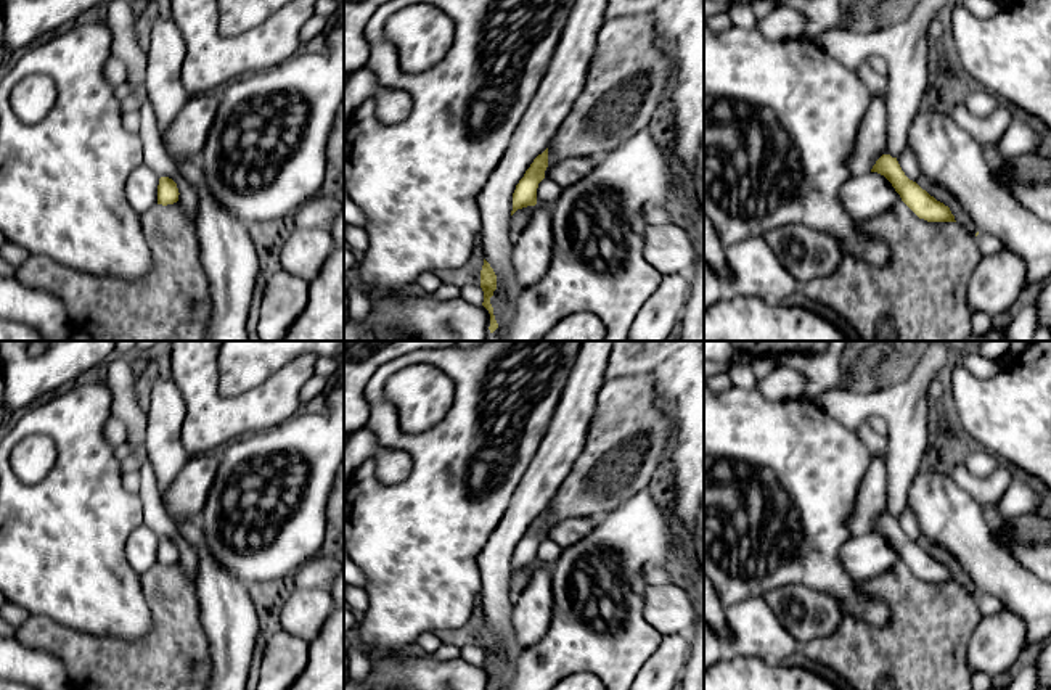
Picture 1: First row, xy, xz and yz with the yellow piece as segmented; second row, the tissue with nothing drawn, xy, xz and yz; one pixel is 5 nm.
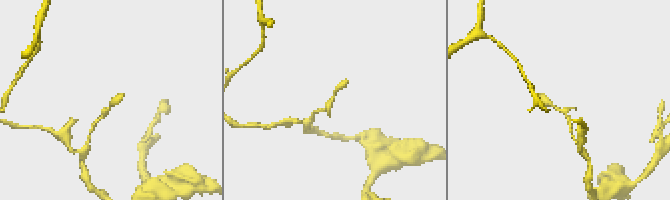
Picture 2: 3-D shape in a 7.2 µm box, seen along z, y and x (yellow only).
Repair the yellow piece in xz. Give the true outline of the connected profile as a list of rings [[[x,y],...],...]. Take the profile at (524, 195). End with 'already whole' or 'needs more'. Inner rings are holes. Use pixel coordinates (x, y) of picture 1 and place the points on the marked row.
[[[548,148],[538,154],[530,167],[526,170],[524,177],[516,185],[513,193],[513,211],[511,216],[522,207],[537,204],[537,188],[545,179],[545,170],[548,167]]]; already whole

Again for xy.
[[[161,177],[157,185],[157,204],[167,206],[178,201],[177,183],[169,177]]]; already whole

